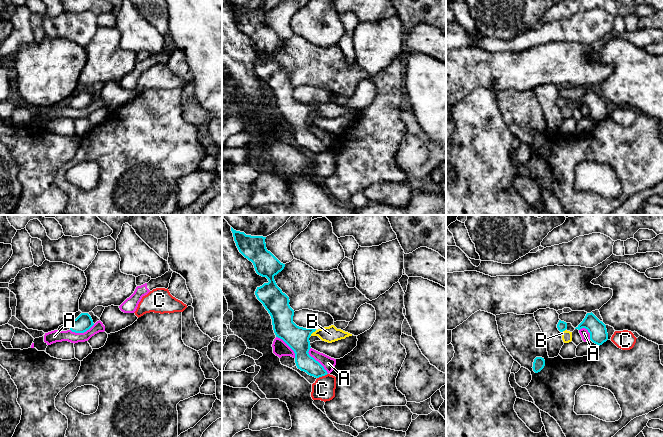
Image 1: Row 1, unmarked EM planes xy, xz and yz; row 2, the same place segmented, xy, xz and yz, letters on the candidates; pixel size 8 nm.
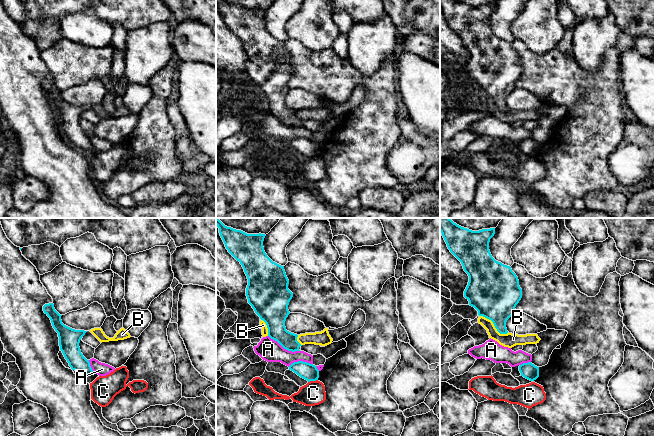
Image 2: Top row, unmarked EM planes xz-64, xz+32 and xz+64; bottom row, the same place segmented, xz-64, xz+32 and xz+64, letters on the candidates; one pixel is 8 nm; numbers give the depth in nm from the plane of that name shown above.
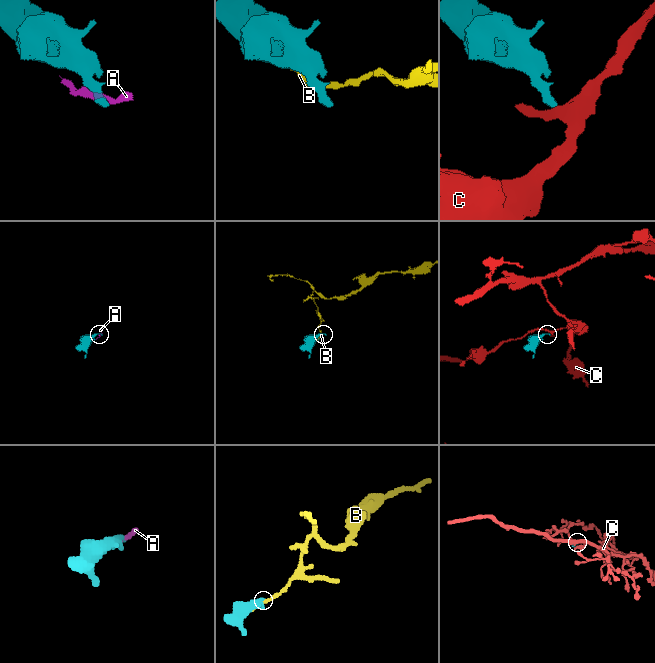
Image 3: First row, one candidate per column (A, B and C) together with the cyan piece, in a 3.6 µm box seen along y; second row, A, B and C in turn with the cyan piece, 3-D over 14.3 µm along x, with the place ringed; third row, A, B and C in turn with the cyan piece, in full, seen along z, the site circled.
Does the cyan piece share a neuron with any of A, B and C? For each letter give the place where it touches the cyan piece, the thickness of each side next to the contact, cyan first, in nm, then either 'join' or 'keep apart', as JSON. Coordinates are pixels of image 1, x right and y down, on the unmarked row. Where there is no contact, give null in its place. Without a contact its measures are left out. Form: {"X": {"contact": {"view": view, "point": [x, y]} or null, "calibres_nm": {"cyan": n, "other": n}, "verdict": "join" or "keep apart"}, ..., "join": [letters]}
{"A": {"contact": {"view": "xz", "point": [315, 136]}, "calibres_nm": {"cyan": 190, "other": 100}, "verdict": "keep apart"}, "B": {"contact": {"view": "xz", "point": [312, 108]}, "calibres_nm": {"cyan": 190, "other": 130}, "verdict": "keep apart"}, "C": {"contact": {"view": "xz", "point": [322, 151]}, "calibres_nm": {"cyan": 140, "other": 180}, "verdict": "keep apart"}, "join": []}

